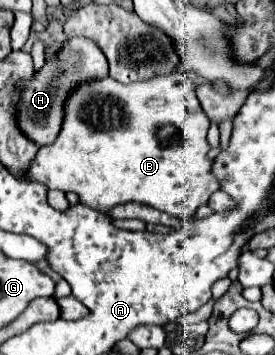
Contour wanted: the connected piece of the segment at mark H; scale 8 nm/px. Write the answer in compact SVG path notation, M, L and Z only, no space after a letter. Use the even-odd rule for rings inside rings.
M69 38L65 44L31 76L31 80L21 80L17 84L19 102L17 102L17 126L19 130L33 140L37 146L53 144L59 136L59 128L63 124L63 108L67 96L87 80L107 78L107 58L103 56L101 48L87 38Z

